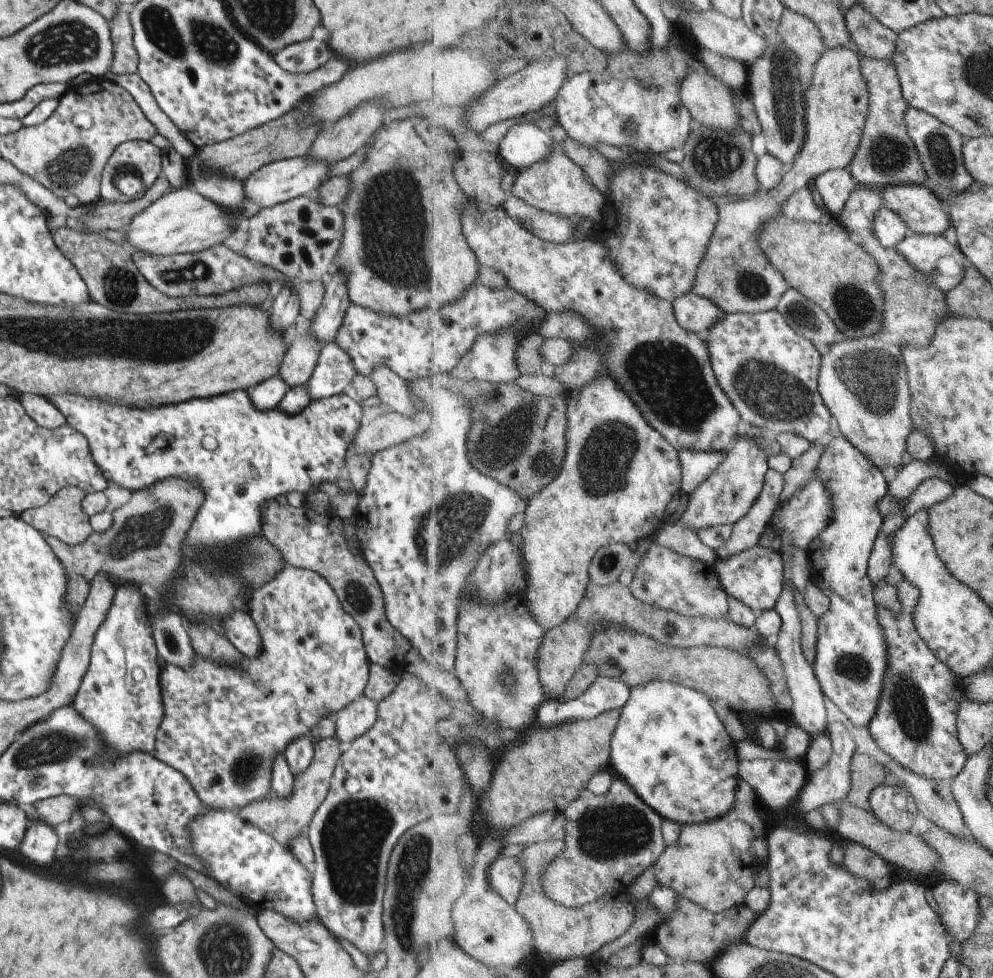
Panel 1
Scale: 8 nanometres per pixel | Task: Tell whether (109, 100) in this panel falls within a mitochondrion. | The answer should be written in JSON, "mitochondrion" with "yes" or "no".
{"mitochondrion":"no"}

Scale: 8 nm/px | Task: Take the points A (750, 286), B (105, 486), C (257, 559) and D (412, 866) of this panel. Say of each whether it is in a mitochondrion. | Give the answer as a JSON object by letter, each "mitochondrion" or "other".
{"A":"mitochondrion","B":"other","C":"mitochondrion","D":"mitochondrion"}

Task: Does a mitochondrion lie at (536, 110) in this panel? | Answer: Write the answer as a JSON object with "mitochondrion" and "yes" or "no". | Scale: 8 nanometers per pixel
{"mitochondrion":"no"}

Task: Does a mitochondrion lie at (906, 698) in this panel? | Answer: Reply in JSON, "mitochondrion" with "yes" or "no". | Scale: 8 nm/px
{"mitochondrion":"yes"}

